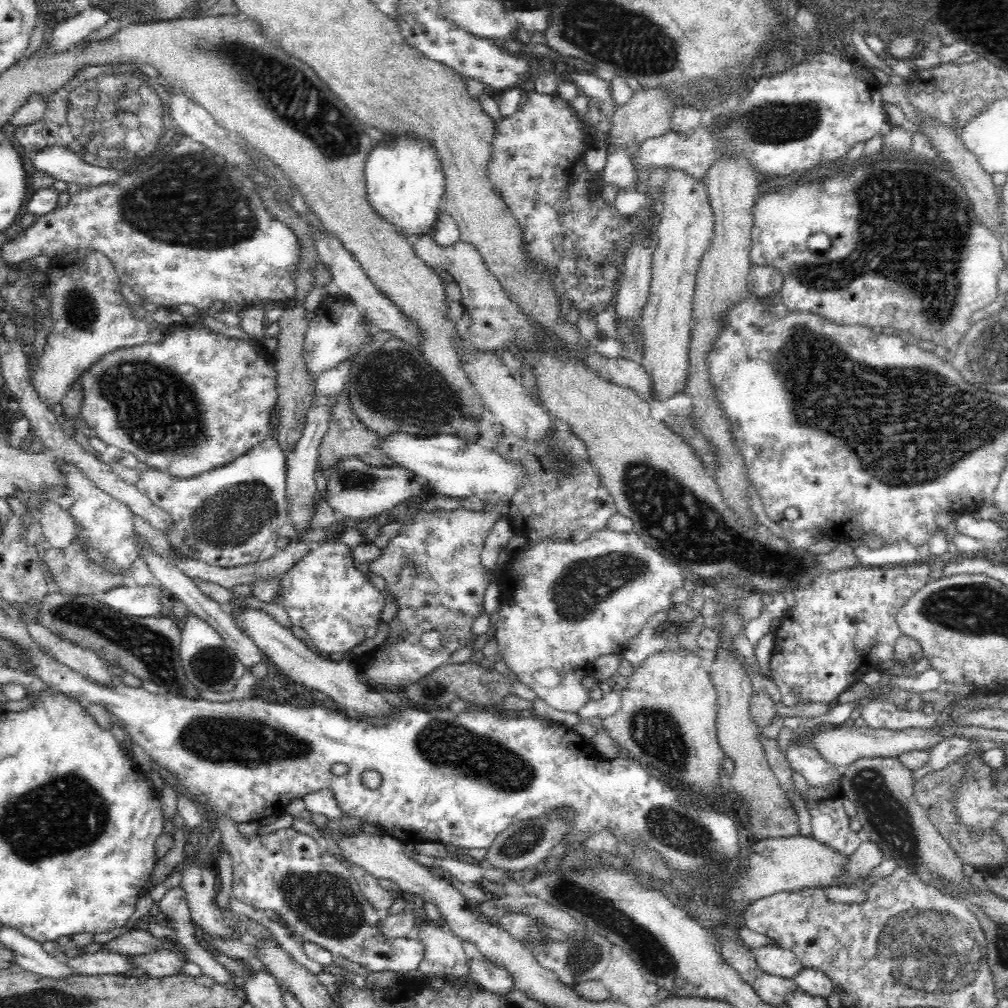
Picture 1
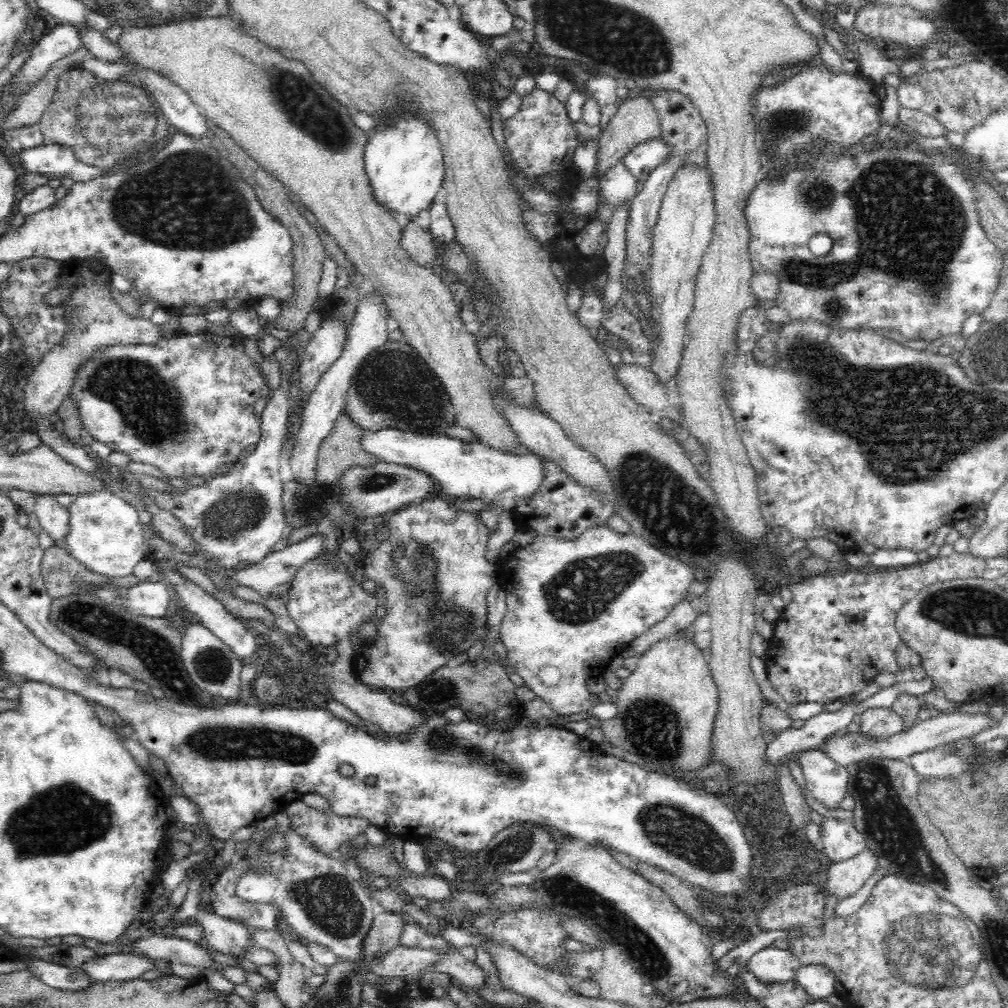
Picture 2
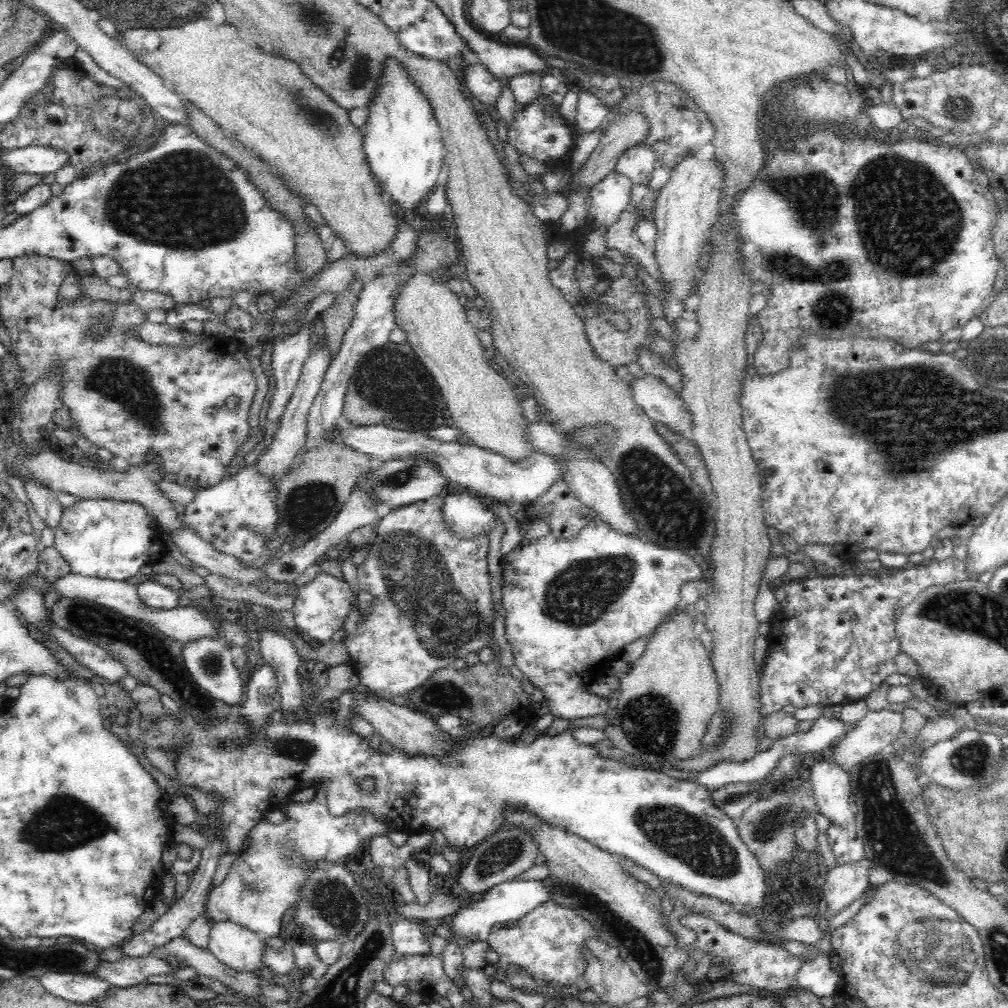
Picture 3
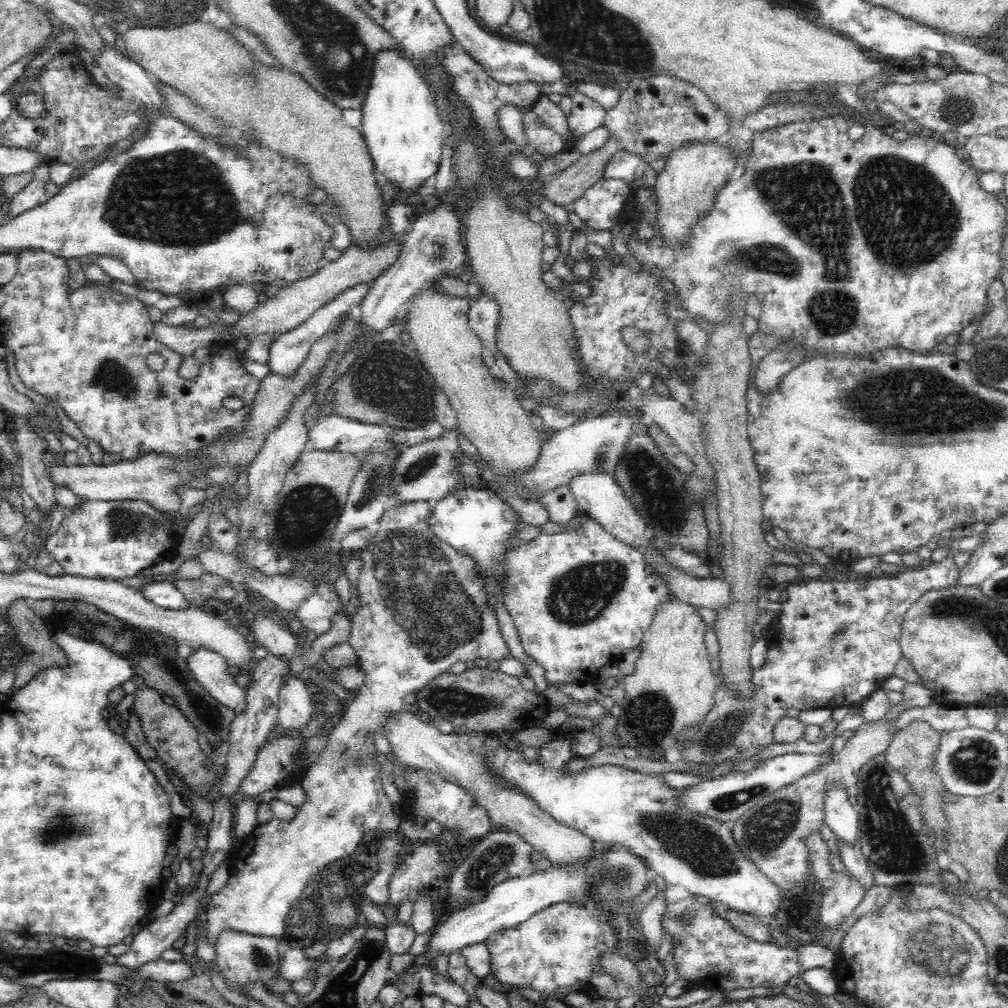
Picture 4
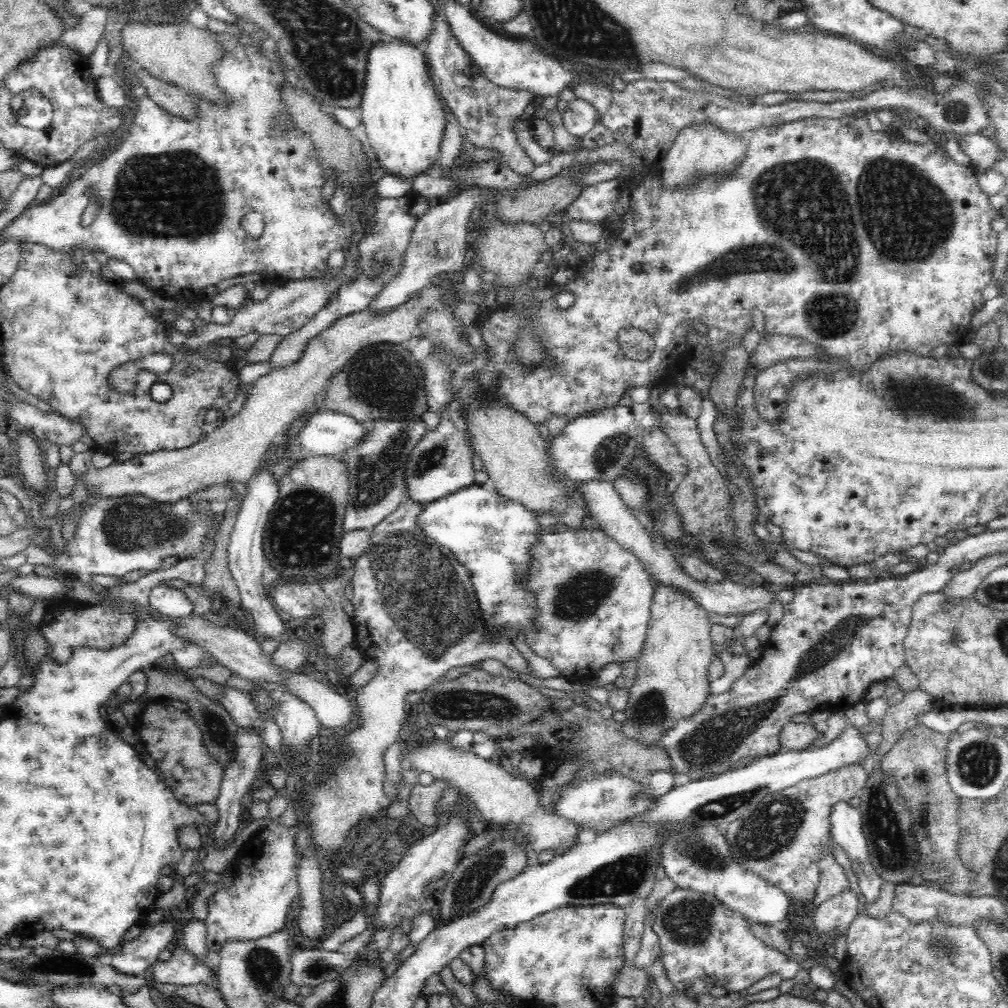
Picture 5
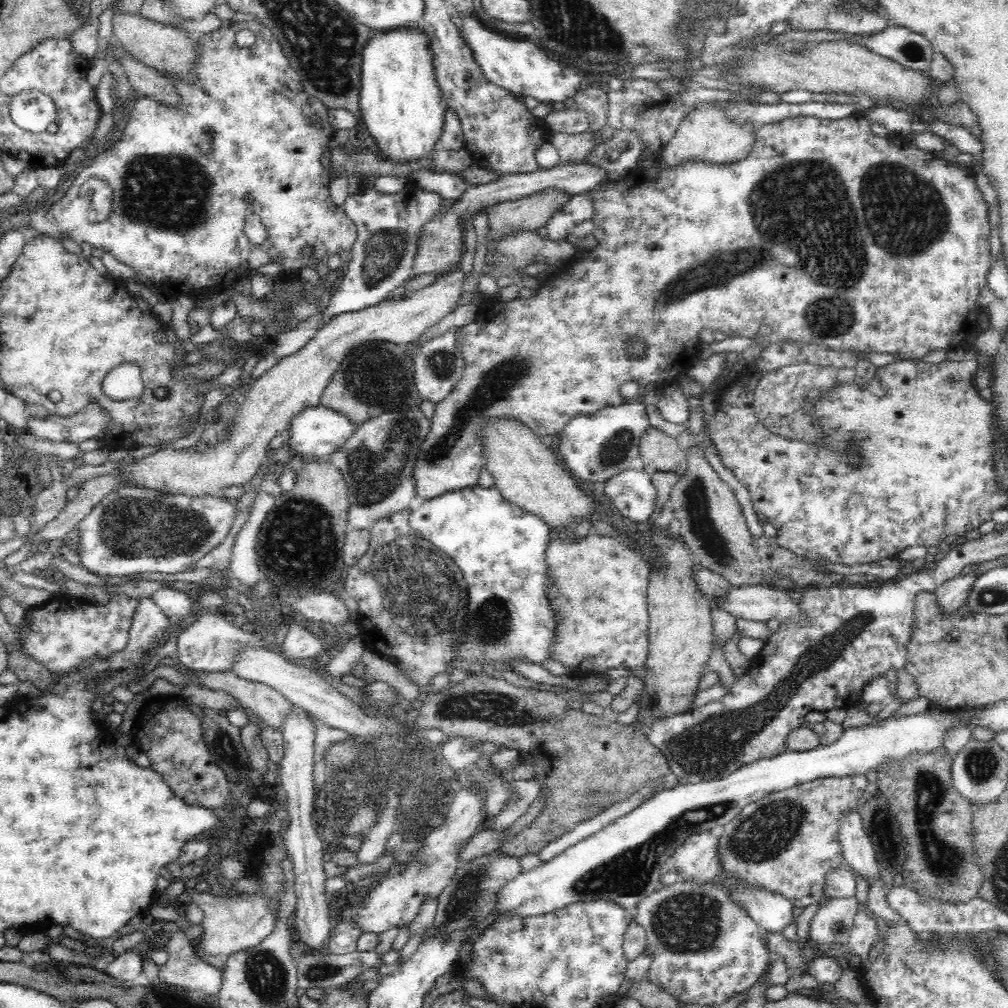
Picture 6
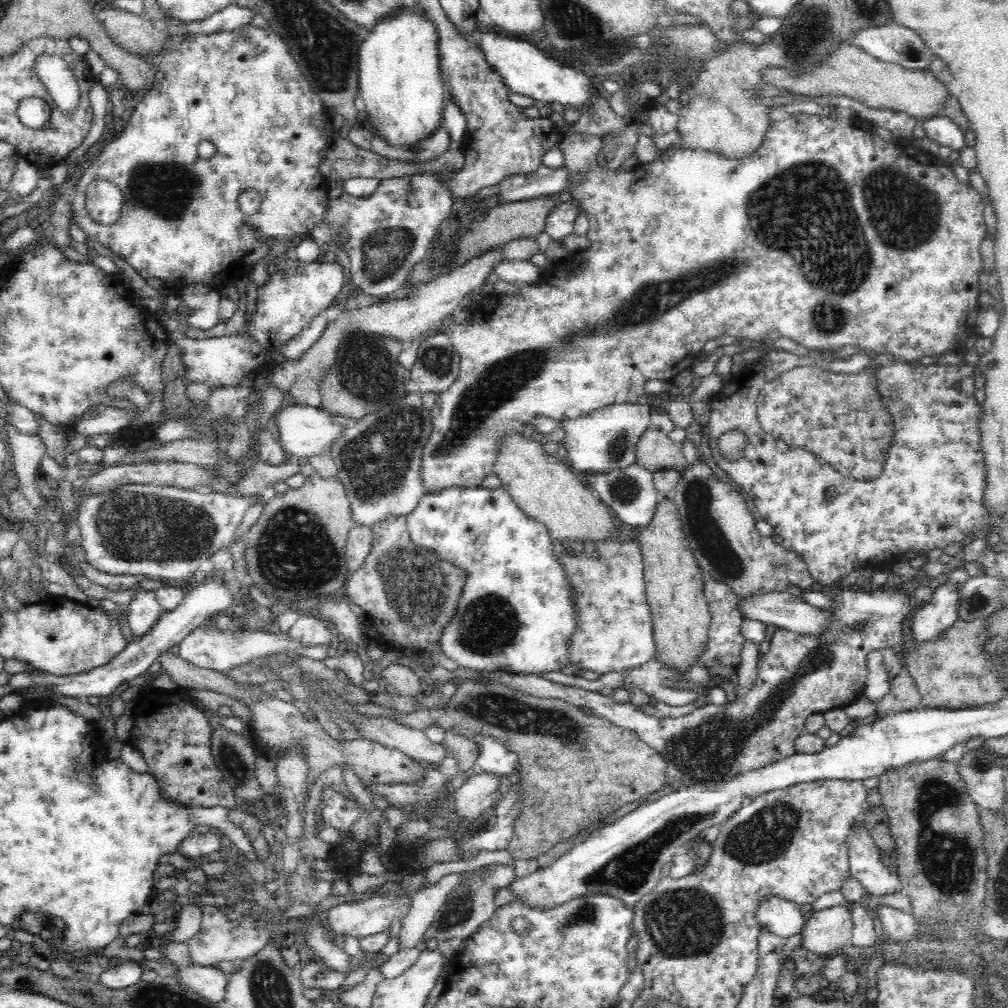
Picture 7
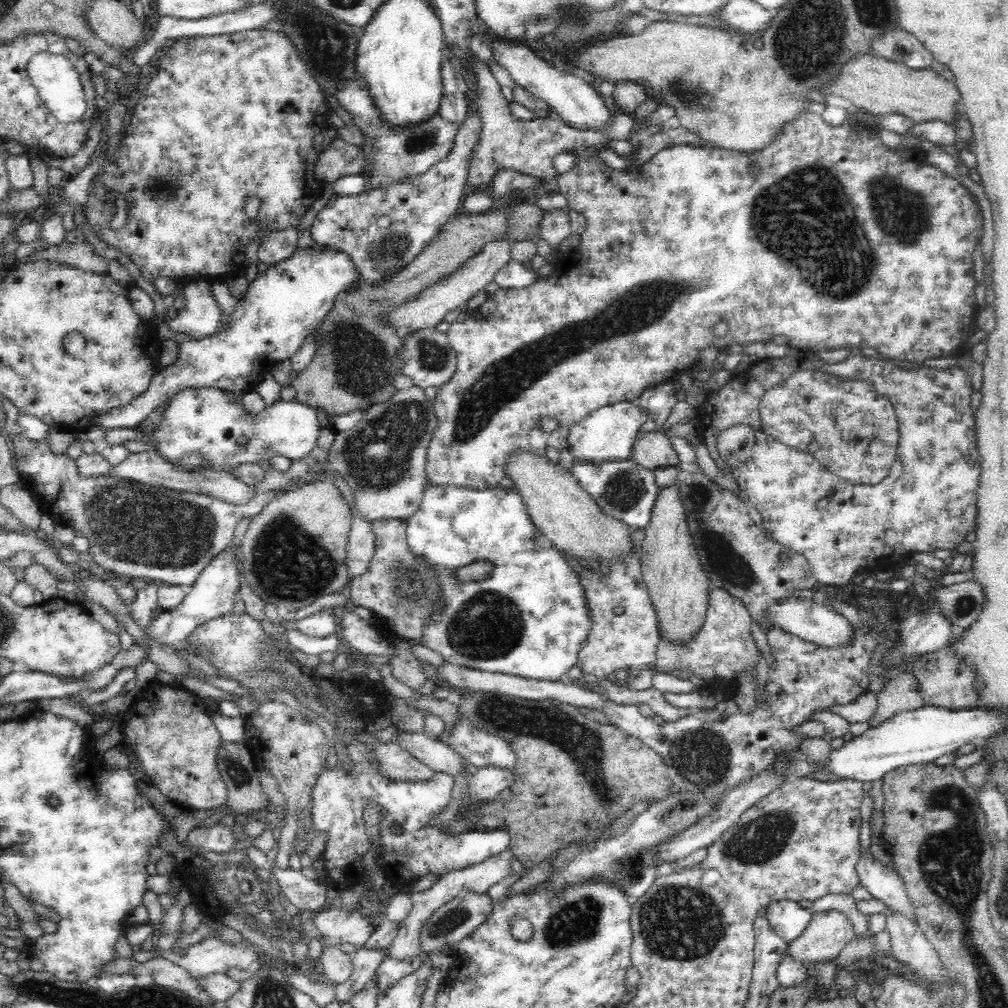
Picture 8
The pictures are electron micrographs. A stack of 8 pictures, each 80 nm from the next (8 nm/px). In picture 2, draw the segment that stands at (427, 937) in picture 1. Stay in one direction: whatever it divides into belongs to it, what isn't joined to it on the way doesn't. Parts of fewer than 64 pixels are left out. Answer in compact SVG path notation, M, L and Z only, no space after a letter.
M453 946L448 954L438 955L440 962L434 966L436 973L446 973L472 989L482 989L486 986L485 972L476 964L468 963Z

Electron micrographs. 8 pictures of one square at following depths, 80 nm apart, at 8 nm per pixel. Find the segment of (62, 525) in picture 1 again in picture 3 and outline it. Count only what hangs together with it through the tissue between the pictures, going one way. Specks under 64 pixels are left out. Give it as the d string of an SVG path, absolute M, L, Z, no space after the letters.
M29 481L25 485L25 490L36 513L46 526L57 529L64 510L57 500L57 494L36 481Z

